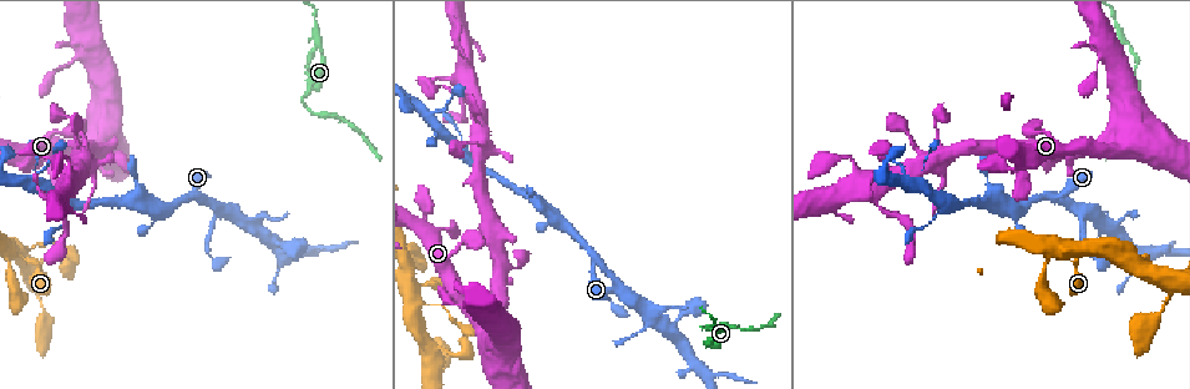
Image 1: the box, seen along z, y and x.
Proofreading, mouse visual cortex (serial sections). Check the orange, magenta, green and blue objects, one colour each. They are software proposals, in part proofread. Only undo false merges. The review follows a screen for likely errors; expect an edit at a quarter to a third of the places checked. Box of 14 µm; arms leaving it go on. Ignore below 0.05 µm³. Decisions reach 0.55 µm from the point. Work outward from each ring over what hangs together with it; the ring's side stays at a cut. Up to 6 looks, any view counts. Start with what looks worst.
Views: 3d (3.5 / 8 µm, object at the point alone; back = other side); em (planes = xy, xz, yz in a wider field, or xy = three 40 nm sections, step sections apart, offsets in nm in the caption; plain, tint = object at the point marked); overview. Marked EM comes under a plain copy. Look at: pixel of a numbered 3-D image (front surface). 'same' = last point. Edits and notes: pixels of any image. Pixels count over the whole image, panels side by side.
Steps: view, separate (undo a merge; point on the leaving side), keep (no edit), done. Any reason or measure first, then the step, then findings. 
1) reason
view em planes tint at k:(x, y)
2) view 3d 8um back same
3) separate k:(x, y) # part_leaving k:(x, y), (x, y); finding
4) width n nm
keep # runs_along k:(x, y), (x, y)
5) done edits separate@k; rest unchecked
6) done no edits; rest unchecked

narrows sharply
view 3d 3.5um at 1:(1121, 41)

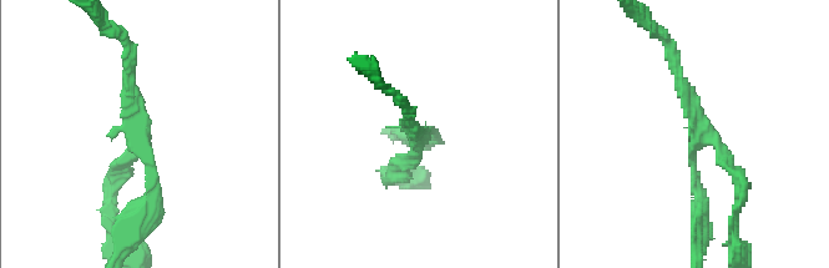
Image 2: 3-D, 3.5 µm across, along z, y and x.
shape alone is not enough
view em xy step 2 tint at 2:(137, 140)

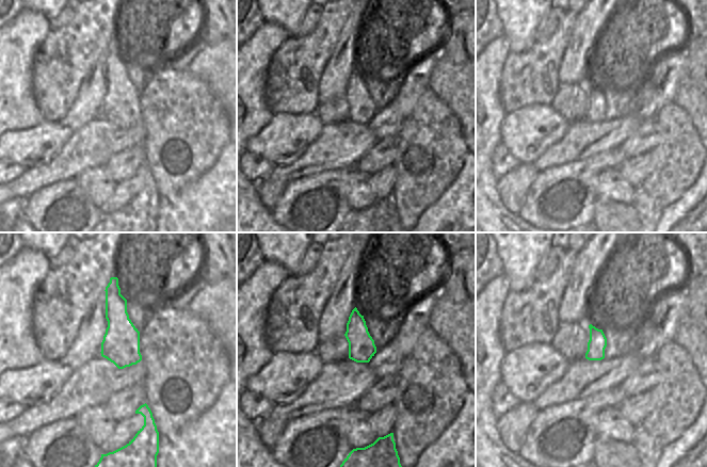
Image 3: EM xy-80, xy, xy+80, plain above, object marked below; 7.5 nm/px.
arms 3; arm_widths 150, 150, 150 nm
keep # runs_along 2:(421, 136), (390, 181); continuous, no second cell

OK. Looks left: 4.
sharp bend
view 3d 3.5um at 1:(702, 326)

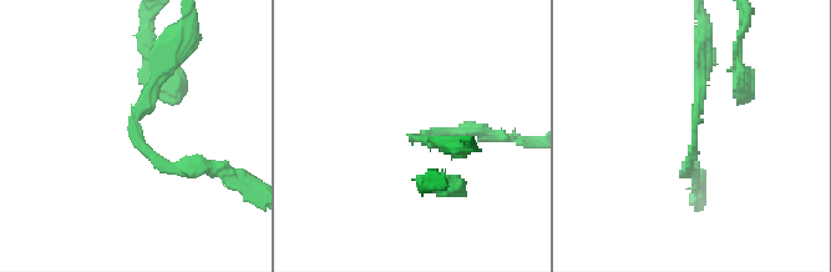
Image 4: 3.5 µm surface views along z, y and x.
arm_widths 150, 150 nm; need the tissue
view em xy step 2 tint at 4:(150, 148)

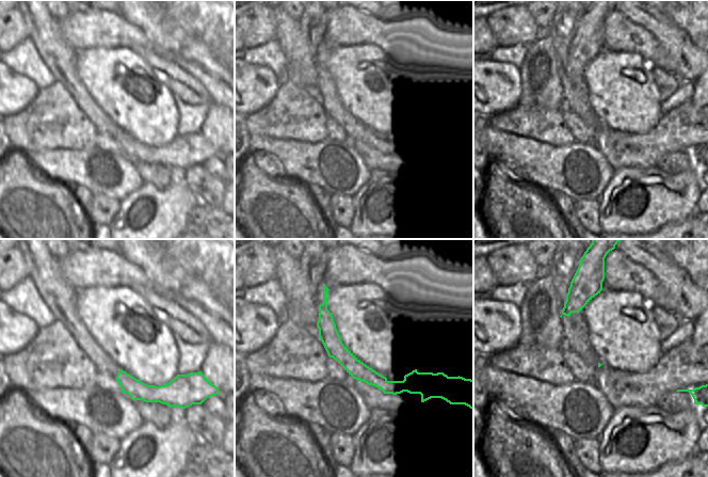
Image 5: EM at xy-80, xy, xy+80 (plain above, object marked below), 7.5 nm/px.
keep # runs_along 4:(160, 76), (136, 137), (171, 167), (221, 171); all the same cell

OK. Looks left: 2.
done no edits; rest unchecked

